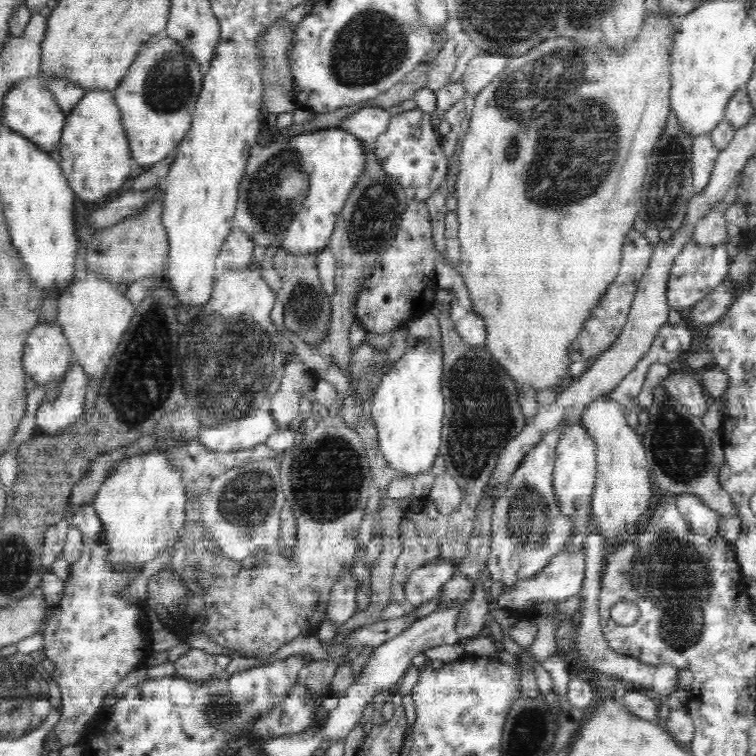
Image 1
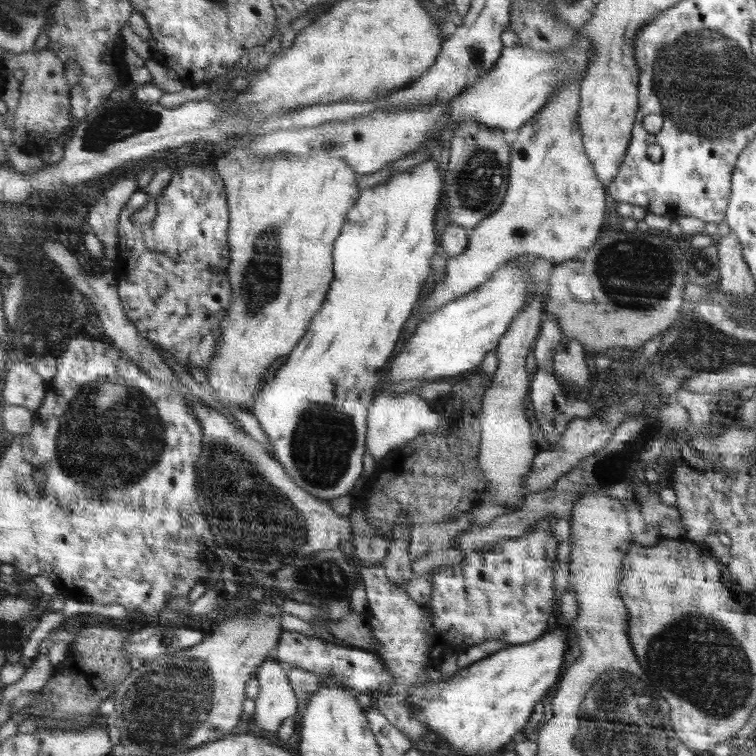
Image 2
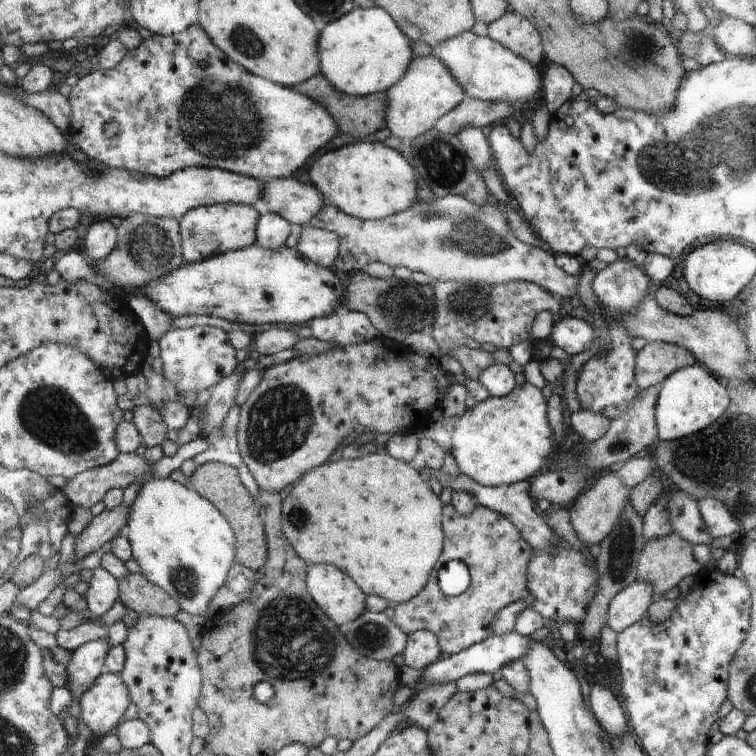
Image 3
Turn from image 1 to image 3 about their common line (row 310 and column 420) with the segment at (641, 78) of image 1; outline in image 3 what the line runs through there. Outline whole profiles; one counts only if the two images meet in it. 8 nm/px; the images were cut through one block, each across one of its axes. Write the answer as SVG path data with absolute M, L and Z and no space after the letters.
M385 452L367 454L367 456L357 458L357 460L343 460L341 458L333 464L329 462L329 464L319 466L313 472L307 472L283 500L283 530L285 530L287 538L291 540L291 544L295 546L295 550L299 552L299 556L303 556L303 560L309 562L309 566L333 564L333 566L341 568L343 572L347 572L347 576L351 576L351 580L355 580L355 584L363 590L363 594L379 596L379 598L387 600L389 606L407 604L425 588L427 580L431 578L431 570L435 566L439 566L439 554L443 550L443 526L441 526L441 502L439 502L439 498L427 488L427 484L421 480L421 476L407 462L395 460L393 456L387 456Z

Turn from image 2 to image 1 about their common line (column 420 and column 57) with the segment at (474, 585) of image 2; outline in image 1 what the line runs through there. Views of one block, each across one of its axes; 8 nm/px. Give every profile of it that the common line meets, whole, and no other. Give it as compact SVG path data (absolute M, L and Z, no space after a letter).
M104 532L100 536L100 542L94 546L84 546L84 552L80 560L76 560L70 566L70 576L64 580L64 596L48 612L48 626L46 630L40 632L44 636L44 656L54 662L56 672L50 674L62 692L62 708L60 708L60 720L54 726L54 732L58 736L58 742L62 746L70 744L82 744L86 738L84 732L90 732L94 726L92 720L96 720L96 714L104 710L104 700L108 700L114 694L114 688L118 686L120 680L128 676L128 672L136 672L142 668L142 664L154 654L152 650L152 632L144 626L140 620L140 610L144 608L138 602L126 600L120 596L122 590L128 588L128 584L138 576L138 574L122 574L116 572L108 562L106 562L106 548L104 548Z

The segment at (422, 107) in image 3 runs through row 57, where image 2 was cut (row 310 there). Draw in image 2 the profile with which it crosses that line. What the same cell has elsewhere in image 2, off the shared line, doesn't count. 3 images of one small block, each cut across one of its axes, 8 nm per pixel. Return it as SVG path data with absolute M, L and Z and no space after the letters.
M569 84L541 114L519 128L511 144L511 188L507 188L501 208L471 230L467 248L459 256L447 258L447 276L423 302L429 314L483 286L499 266L515 256L543 258L559 266L577 260L597 242L605 194L583 150L577 124L579 90L579 84Z

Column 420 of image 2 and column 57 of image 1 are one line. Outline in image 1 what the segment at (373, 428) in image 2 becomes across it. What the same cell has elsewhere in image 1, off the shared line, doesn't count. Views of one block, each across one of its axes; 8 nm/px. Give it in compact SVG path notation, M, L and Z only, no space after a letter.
M74 364L60 382L60 396L52 404L46 402L38 408L34 426L44 432L44 436L58 436L68 430L70 424L84 416L86 388L88 376L80 364Z

